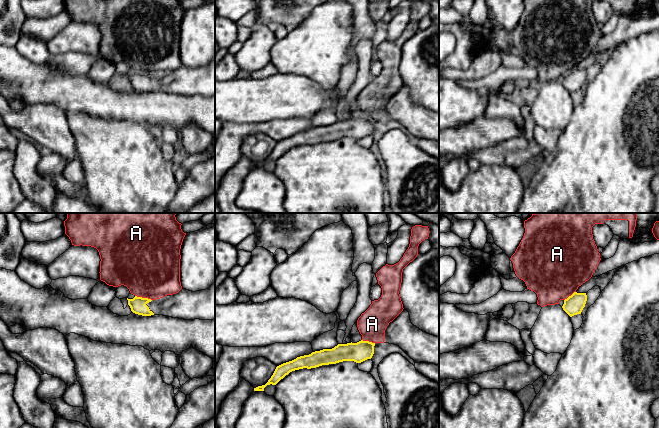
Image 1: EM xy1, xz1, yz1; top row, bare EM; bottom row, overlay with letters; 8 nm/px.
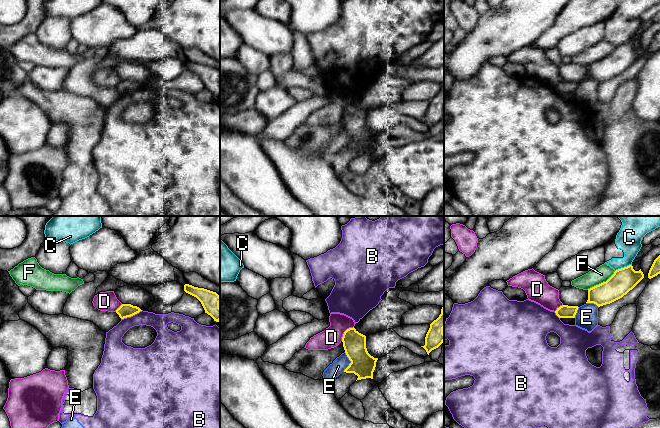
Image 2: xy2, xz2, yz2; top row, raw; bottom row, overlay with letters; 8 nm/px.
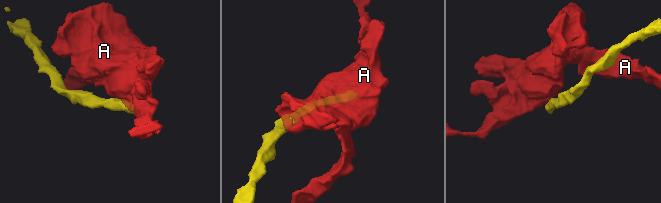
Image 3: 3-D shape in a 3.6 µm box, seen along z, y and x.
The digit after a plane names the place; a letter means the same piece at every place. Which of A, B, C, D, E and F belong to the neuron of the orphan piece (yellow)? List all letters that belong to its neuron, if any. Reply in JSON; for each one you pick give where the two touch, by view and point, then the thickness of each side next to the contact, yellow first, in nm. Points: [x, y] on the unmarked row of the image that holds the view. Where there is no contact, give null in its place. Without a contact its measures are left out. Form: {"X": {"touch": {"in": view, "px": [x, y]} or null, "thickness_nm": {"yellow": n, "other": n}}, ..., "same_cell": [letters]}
{"same_cell": []}

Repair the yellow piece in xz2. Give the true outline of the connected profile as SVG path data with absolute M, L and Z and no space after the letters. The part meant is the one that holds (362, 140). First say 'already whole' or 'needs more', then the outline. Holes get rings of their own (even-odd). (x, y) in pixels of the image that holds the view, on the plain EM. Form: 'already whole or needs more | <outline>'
already whole | M354 103L347 105L342 113L345 129L351 139L344 146L346 149L354 149L357 156L371 154L378 134L371 132L366 124L366 112L359 109Z

